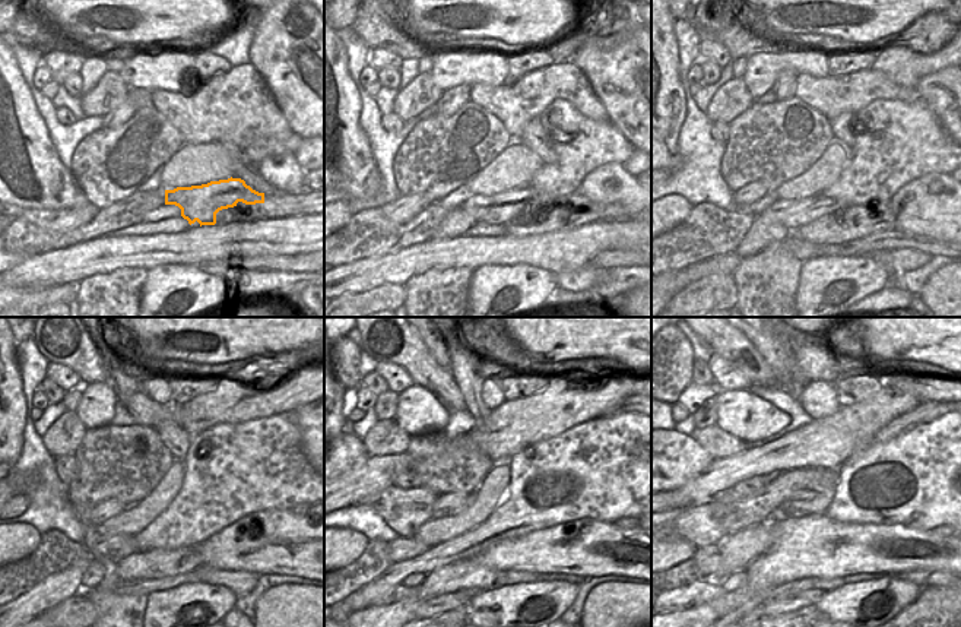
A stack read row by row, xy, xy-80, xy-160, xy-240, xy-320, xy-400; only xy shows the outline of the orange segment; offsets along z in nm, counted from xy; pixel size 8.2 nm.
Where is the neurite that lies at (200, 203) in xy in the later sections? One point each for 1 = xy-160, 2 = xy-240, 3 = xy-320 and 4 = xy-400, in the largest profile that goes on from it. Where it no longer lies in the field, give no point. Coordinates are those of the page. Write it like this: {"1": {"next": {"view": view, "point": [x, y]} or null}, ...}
{"1": {"next": {"view": "xy-160", "point": [792, 214]}}, "2": {"next": {"view": "xy-240", "point": [108, 547]}}, "3": {"next": {"view": "xy-320", "point": [403, 548]}}, "4": {"next": {"view": "xy-400", "point": [707, 559]}}}

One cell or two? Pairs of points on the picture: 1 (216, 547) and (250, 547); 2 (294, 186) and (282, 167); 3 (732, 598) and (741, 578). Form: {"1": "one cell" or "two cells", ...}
{"1": "one cell", "2": "one cell", "3": "two cells"}

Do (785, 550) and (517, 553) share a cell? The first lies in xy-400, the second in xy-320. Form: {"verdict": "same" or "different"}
{"verdict": "same"}

